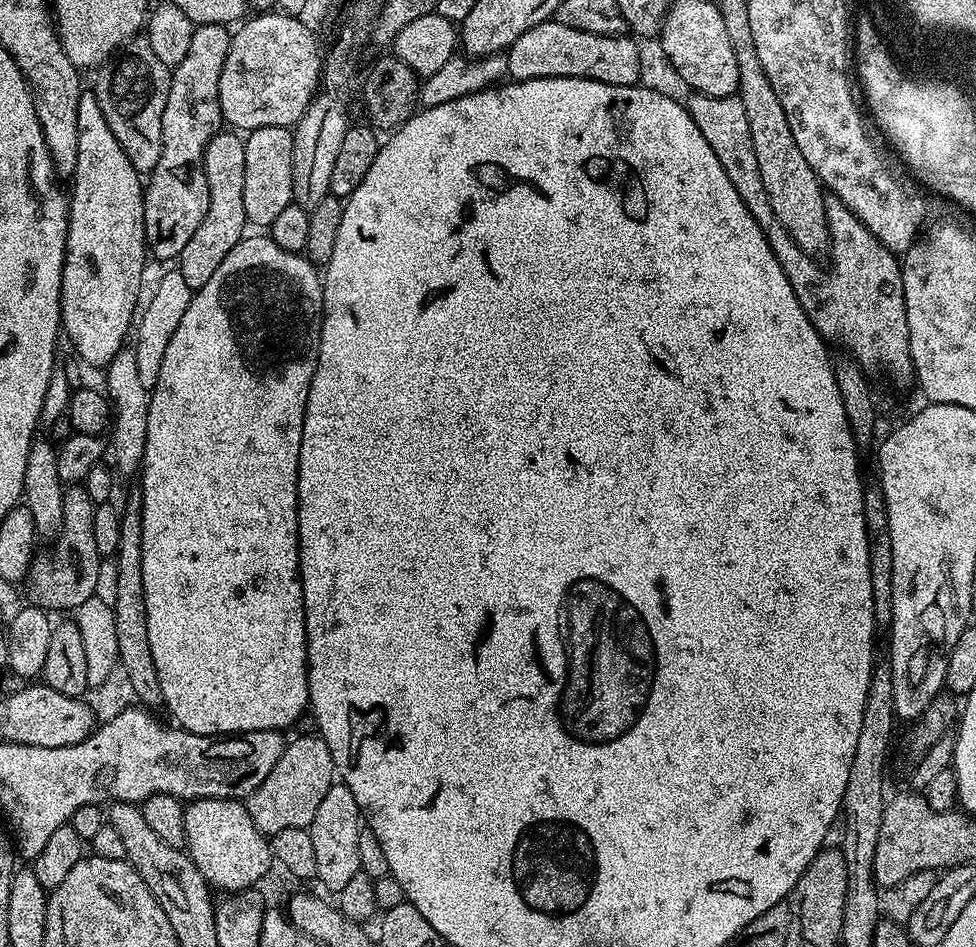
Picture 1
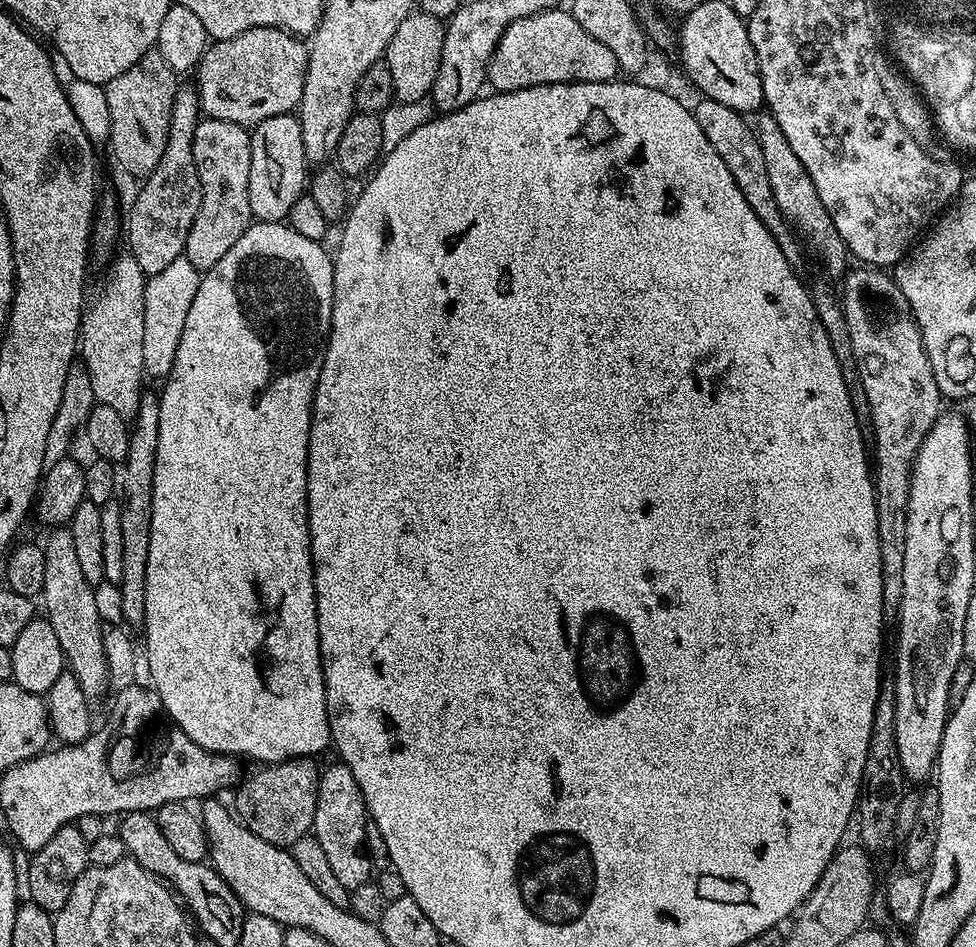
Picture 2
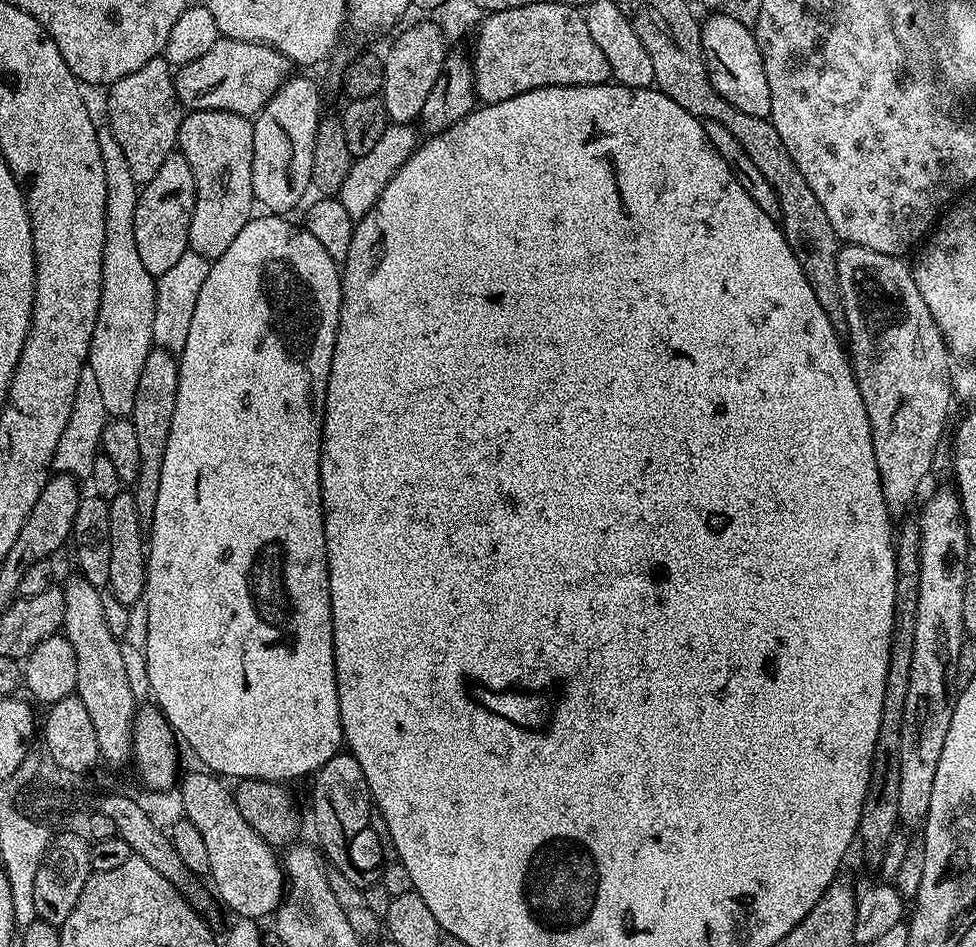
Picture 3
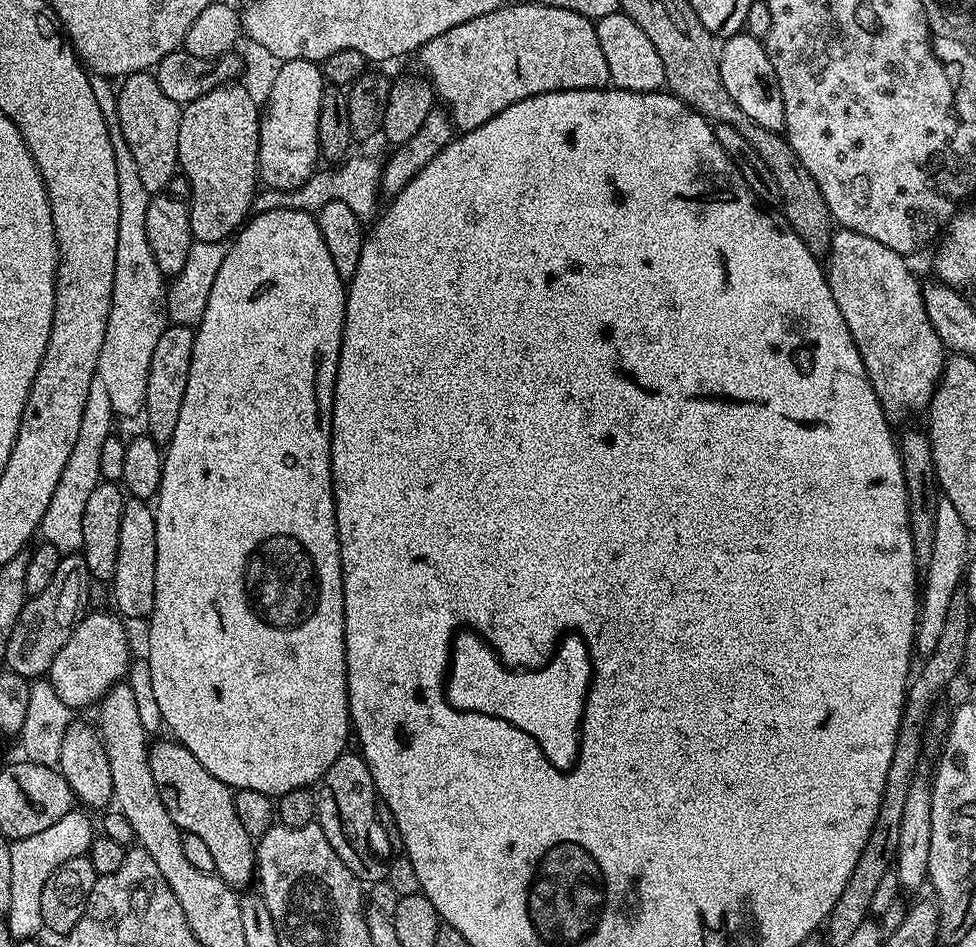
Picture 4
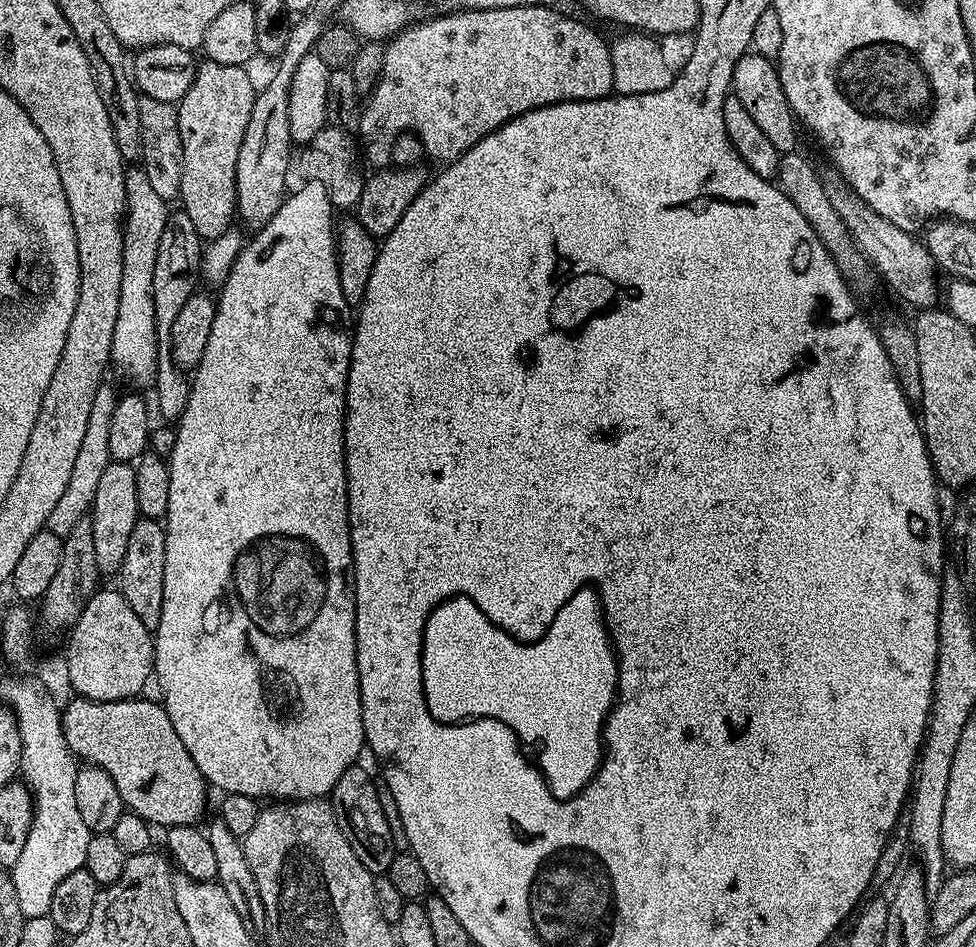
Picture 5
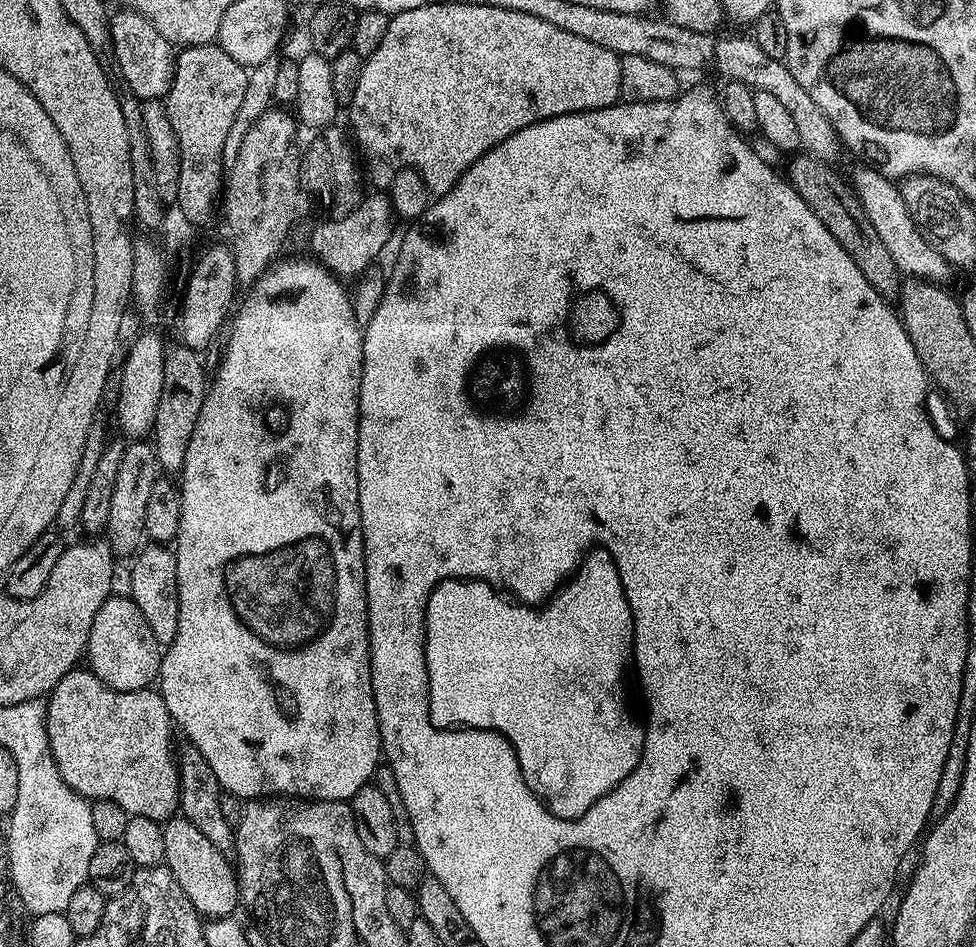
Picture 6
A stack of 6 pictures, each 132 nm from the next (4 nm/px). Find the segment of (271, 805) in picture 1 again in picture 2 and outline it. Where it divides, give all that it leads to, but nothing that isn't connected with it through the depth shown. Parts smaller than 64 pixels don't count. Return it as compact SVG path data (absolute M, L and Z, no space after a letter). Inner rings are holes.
M312 758L283 760L261 767L261 772L254 773L248 781L245 779L235 789L237 792L234 812L240 823L258 834L262 842L270 842L279 848L291 849L292 844L298 842L298 838L309 835L312 832L314 810L318 806L321 769L316 768L316 763Z

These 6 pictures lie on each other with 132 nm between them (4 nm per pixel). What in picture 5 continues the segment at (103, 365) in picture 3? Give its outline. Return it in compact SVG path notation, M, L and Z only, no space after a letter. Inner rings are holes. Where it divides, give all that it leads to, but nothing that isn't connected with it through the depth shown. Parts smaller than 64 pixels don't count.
M129 167L124 174L124 185L128 202L122 246L122 291L118 294L118 322L114 322L111 363L130 383L144 388L156 378L158 342L154 322L154 262L158 258L162 230L166 230L170 204L150 187L150 178L146 178L143 167Z

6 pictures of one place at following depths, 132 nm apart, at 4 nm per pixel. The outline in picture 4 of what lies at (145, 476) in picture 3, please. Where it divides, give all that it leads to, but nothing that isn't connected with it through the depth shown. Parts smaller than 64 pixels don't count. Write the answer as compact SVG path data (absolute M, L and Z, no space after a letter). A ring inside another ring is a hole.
M169 323L162 338L158 338L158 343L154 346L142 420L148 423L146 432L155 444L167 446L174 438L174 426L178 426L178 414L182 411L182 398L186 398L186 378L190 378L190 358L194 354L195 337L193 329Z

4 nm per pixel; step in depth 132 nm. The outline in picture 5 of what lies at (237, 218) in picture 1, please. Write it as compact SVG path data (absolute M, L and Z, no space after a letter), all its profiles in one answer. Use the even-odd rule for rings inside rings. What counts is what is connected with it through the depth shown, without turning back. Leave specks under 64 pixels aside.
M205 59L196 69L196 77L186 94L176 104L178 134L182 134L182 186L179 203L182 210L194 222L201 241L218 238L233 227L232 218L237 215L235 179L237 177L238 152L250 123L257 92L250 84L243 66L226 66L222 62Z

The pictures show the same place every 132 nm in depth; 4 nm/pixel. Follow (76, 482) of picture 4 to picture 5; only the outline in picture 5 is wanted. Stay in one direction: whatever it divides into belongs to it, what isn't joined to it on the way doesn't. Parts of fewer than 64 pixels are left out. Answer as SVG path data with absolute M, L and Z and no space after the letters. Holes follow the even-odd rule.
M102 382L98 388L98 393L94 396L93 405L90 406L89 421L86 422L86 436L82 438L81 449L78 450L77 461L74 462L70 481L61 500L54 506L54 511L45 524L45 529L48 532L57 534L61 539L66 534L70 534L75 524L91 511L94 495L98 490L99 479L102 478L106 466L112 461L109 454L110 425L118 400L118 392L115 392L108 385L108 382Z

